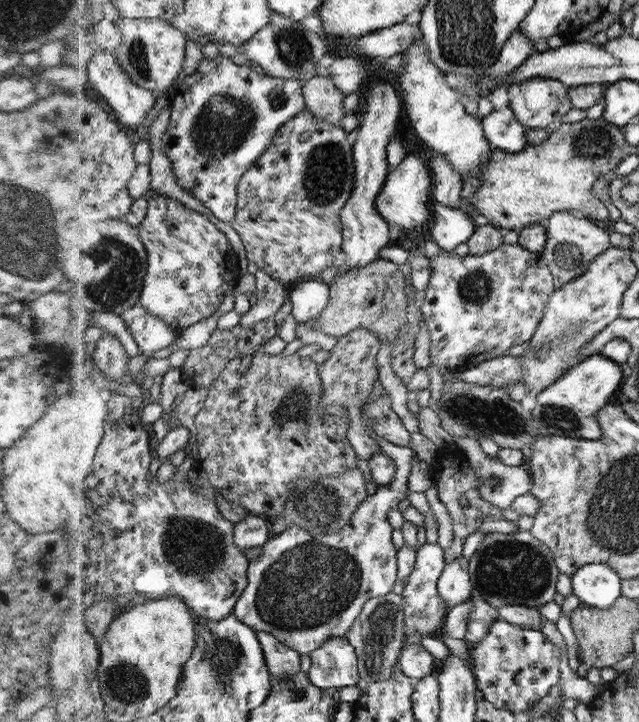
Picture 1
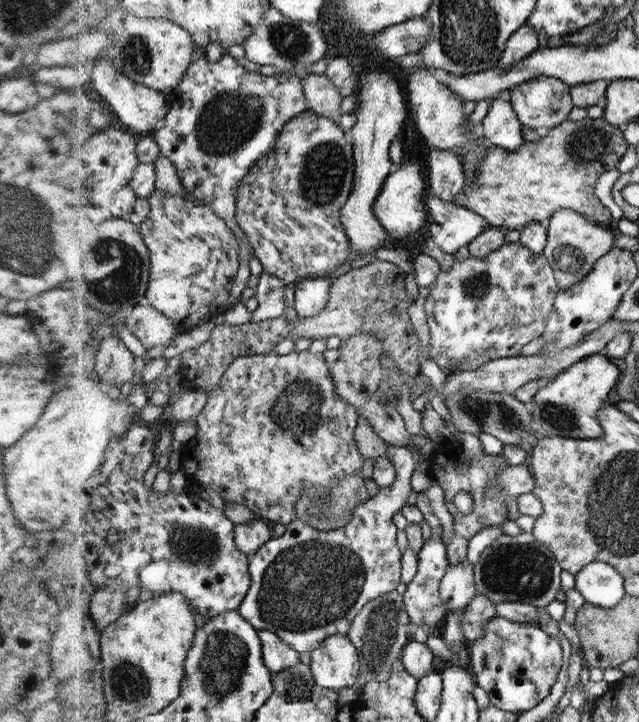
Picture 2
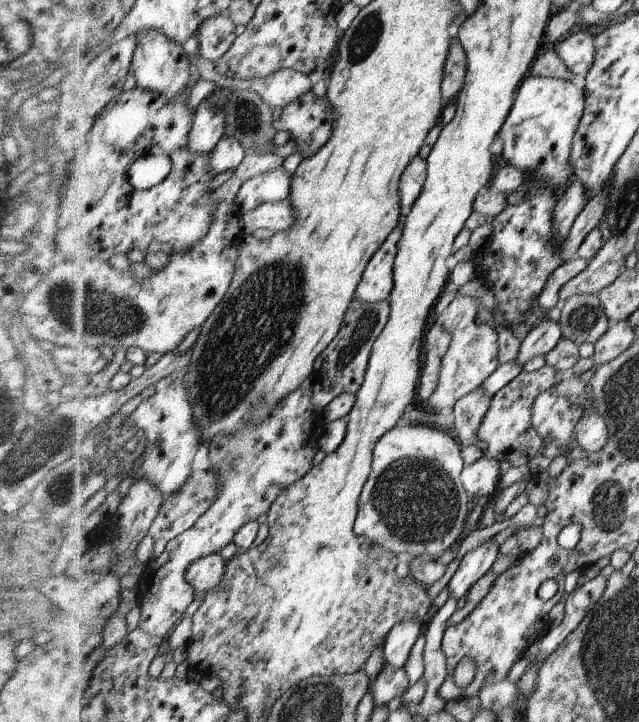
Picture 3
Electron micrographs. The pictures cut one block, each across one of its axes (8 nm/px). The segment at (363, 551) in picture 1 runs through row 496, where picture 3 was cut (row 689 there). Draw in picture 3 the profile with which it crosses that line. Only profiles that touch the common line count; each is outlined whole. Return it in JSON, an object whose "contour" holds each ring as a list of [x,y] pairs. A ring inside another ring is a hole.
{"contour":[[[384,663],[374,681],[369,682],[367,692],[372,693],[375,706],[387,705],[395,696],[402,696],[409,688],[405,668]]]}

